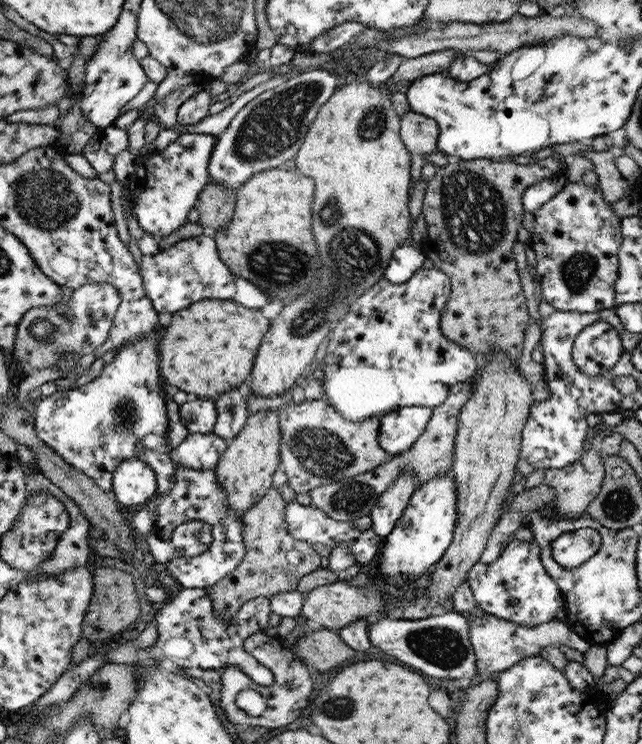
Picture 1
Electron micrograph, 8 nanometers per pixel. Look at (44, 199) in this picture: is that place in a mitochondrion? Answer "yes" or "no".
yes

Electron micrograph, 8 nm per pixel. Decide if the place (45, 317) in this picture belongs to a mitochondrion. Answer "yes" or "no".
no

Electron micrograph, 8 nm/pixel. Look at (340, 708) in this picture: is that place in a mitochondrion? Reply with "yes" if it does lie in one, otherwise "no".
yes

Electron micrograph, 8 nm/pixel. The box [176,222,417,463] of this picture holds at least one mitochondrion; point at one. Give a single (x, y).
(282, 275)

